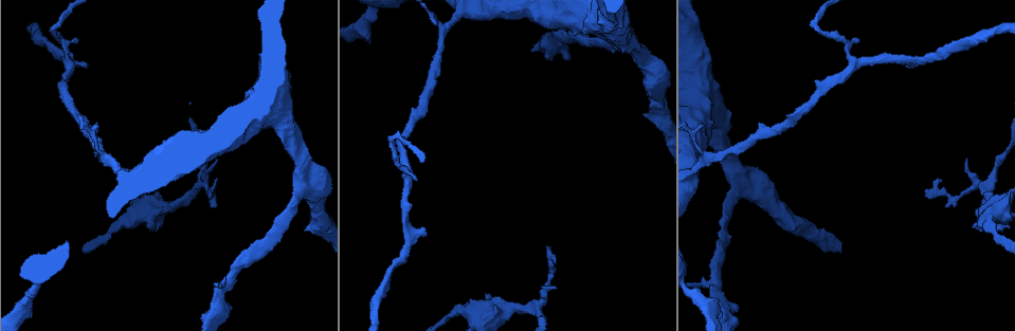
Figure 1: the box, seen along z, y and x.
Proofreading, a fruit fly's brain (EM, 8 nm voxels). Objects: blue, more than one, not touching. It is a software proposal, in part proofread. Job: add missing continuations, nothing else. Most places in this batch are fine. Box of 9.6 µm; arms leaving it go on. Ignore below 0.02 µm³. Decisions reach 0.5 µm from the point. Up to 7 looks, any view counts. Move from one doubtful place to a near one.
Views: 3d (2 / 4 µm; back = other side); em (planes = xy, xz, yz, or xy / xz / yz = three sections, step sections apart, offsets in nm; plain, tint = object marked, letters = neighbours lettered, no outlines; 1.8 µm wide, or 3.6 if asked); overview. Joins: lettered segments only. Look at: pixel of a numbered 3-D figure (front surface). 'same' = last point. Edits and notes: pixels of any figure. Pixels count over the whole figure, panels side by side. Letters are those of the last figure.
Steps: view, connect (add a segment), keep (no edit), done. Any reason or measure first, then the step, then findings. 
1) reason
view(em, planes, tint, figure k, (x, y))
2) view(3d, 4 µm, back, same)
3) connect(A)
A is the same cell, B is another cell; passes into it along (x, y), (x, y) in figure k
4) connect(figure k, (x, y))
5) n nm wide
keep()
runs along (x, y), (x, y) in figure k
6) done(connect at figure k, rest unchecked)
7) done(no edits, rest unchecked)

abrupt turn
view(em, planes, letters, figure 1, (819, 28))

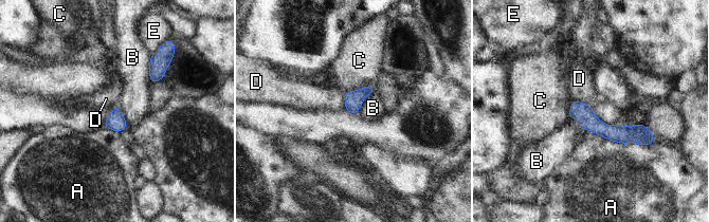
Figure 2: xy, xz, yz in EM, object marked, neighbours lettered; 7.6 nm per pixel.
140 nm wide
keep()
A, B, C, D and E are other cells; runs along (573, 105), (608, 132), (649, 135) in figure 2; none of them fits

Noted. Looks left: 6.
branch stops here
view(em, 3.6 µm, planes, letters, figure 1, (86, 63))

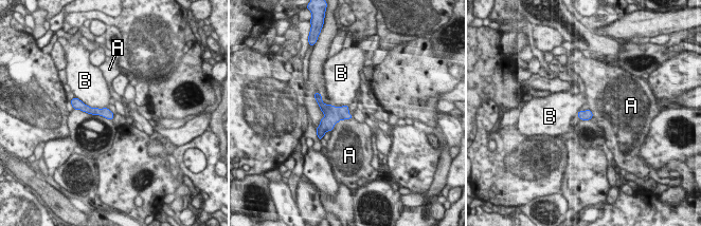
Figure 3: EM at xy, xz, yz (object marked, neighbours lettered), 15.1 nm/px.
160 nm wide
keep()
A and B are other cells; border along (352, 117), (343, 120) in figure 3; none of them fits

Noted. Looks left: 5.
free end
view(3d, 2 µm, figure 1, (738, 307))

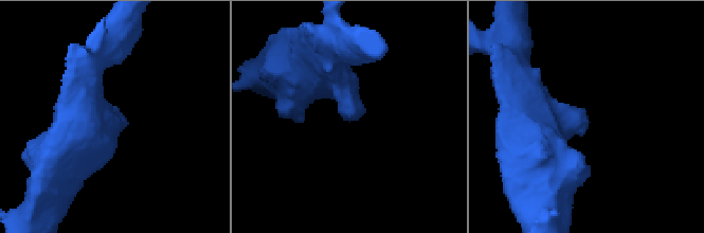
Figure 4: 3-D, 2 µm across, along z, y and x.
need the tissue
view(em, 3.6 µm, xz, step 16, letters, figure 4, (119, 120))

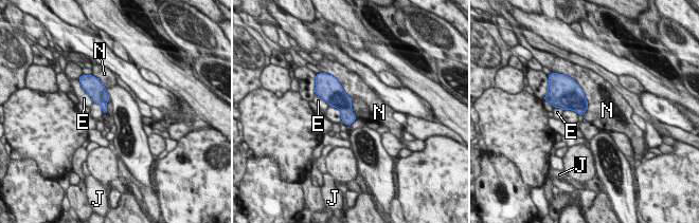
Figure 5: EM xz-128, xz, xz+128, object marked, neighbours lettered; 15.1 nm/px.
another direction
view(em, 3.6 µm, yz, step 8, letters, same)

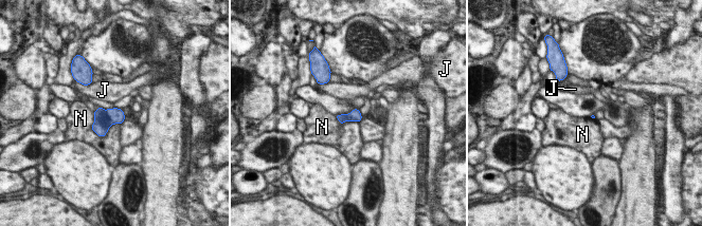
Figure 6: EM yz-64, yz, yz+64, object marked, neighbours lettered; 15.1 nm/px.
keep()
J and N are other cells; border along (120, 124), (103, 136), (90, 128) in figure 6; none of them fits

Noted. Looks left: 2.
done(no edits, rest unchecked)

